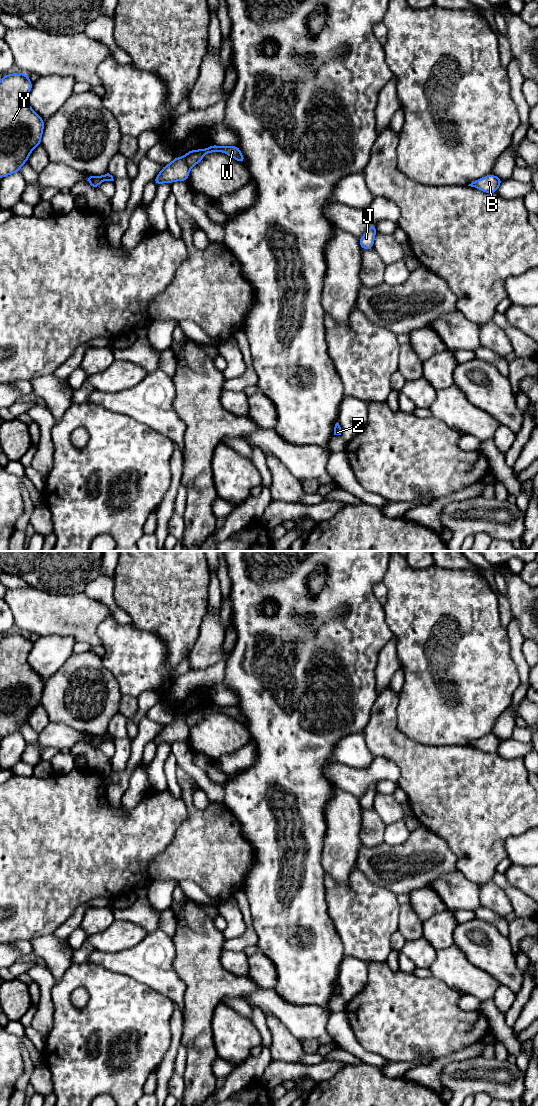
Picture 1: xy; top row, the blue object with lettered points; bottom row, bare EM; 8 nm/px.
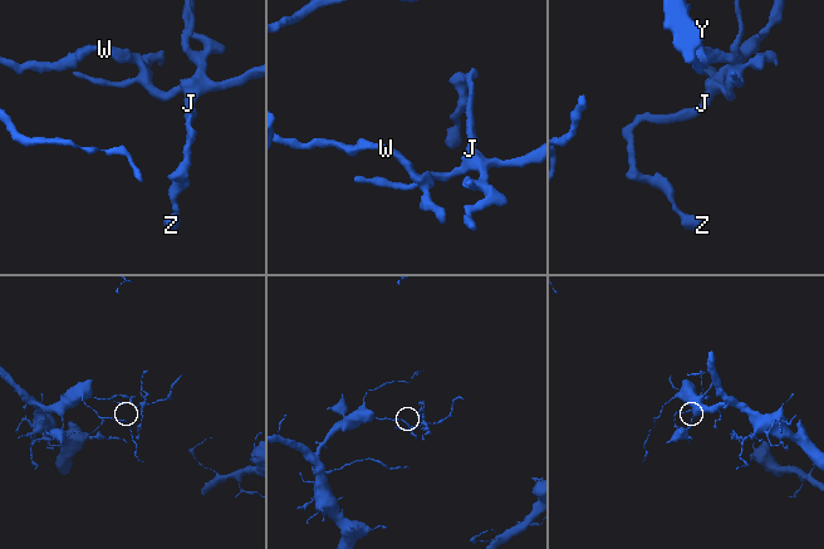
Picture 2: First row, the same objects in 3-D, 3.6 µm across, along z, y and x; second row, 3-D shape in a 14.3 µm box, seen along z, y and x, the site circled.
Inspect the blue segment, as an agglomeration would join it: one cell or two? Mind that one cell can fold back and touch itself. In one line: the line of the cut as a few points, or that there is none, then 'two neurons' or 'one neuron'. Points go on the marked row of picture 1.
cut xy (183, 157), (189, 168); two neurons

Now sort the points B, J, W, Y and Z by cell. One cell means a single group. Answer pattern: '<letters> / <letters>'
B J W Z / Y

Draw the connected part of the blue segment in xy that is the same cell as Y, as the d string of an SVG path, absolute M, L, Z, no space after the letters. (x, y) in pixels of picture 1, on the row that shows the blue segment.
M23 72L0 80L0 179L20 172L32 150L41 145L45 121L28 103L32 86Z

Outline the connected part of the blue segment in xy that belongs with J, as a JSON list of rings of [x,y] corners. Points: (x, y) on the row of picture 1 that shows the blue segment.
[[[372,224],[363,234],[363,236],[358,239],[362,250],[373,249],[375,236],[376,224]]]

